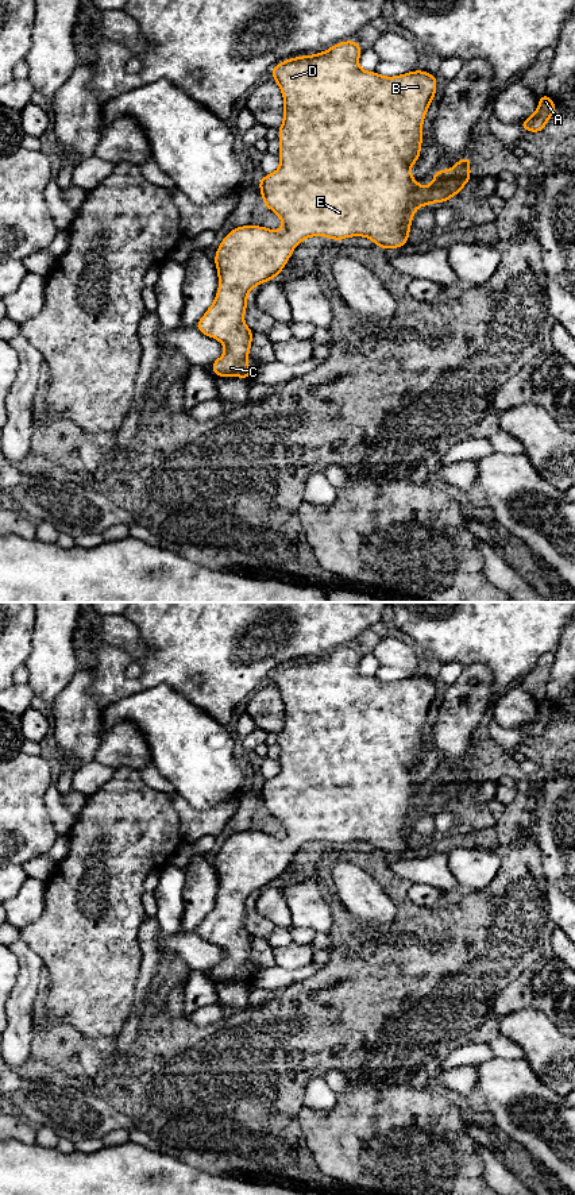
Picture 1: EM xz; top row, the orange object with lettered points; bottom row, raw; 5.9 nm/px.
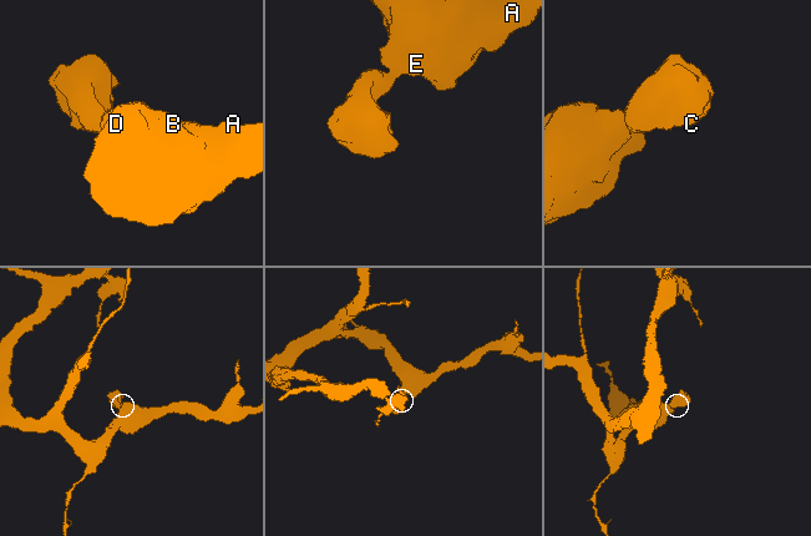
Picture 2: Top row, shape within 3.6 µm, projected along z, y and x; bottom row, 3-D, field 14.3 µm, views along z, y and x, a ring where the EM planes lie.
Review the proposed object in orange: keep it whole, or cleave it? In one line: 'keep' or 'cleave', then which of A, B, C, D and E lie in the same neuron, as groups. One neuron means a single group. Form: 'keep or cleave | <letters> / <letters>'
keep | A B C D E

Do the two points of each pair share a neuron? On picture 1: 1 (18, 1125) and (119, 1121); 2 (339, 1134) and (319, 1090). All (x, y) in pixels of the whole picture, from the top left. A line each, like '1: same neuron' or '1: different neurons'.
1: different neurons
2: different neurons

